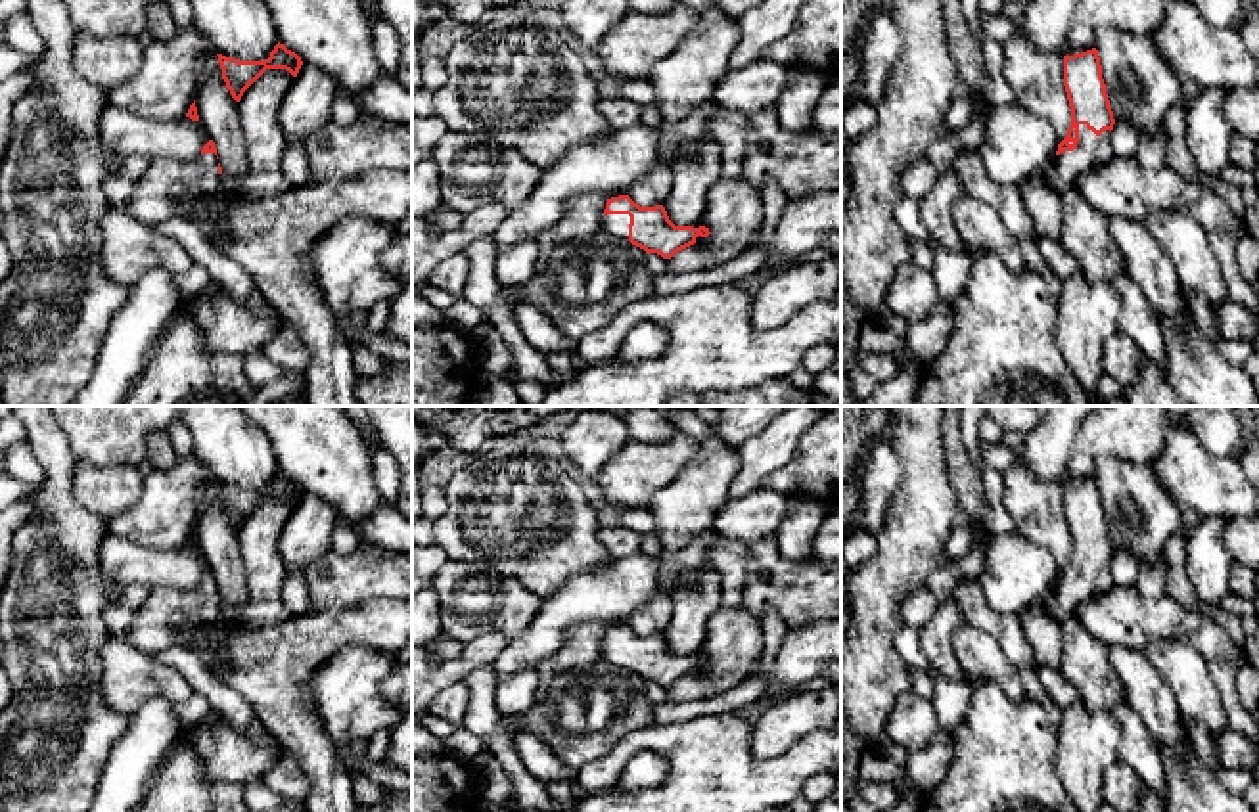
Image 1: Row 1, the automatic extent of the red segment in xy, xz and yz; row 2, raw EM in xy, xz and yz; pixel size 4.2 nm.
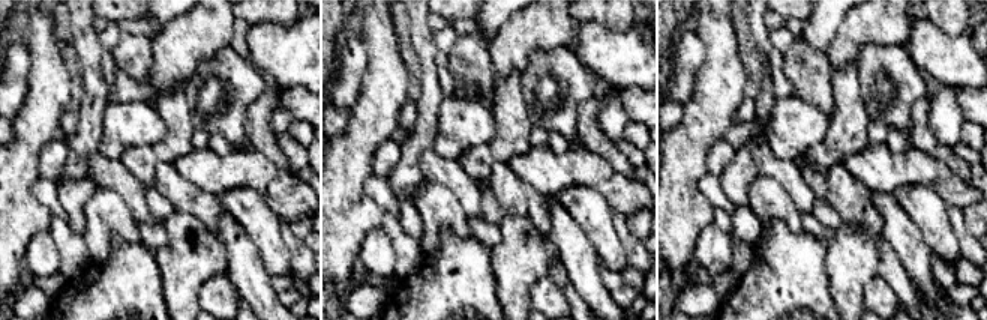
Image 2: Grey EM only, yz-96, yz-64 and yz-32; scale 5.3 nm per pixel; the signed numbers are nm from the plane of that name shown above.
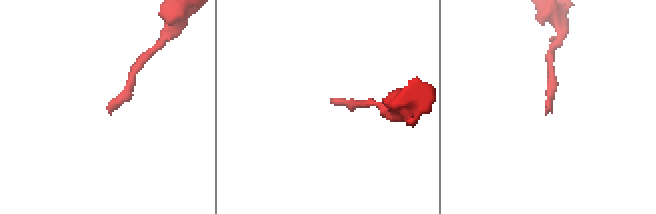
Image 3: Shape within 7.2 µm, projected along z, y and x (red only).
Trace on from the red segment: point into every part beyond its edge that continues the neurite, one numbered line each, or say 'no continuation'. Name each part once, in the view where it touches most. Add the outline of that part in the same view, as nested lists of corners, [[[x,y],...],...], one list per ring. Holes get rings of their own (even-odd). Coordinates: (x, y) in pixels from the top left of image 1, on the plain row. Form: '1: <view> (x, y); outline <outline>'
1: yz (1062, 602); outline [[[1079,553],[1079,571],[1073,580],[1064,580],[1052,592],[1042,596],[1042,605],[1058,622],[1075,617],[1075,611],[1087,599],[1108,592],[1113,586],[1111,561],[1096,565],[1087,553]]]

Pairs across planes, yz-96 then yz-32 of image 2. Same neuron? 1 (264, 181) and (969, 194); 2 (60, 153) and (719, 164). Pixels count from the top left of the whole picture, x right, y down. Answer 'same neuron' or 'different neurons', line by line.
1: same neuron
2: same neuron

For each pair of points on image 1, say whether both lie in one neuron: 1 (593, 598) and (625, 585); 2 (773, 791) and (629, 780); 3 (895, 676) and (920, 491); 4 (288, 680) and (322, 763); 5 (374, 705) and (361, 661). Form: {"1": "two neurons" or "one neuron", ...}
{"1": "one neuron", "2": "two neurons", "3": "one neuron", "4": "one neuron", "5": "one neuron"}

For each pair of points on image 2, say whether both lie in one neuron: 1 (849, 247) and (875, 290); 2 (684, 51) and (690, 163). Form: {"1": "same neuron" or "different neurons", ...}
{"1": "different neurons", "2": "different neurons"}

